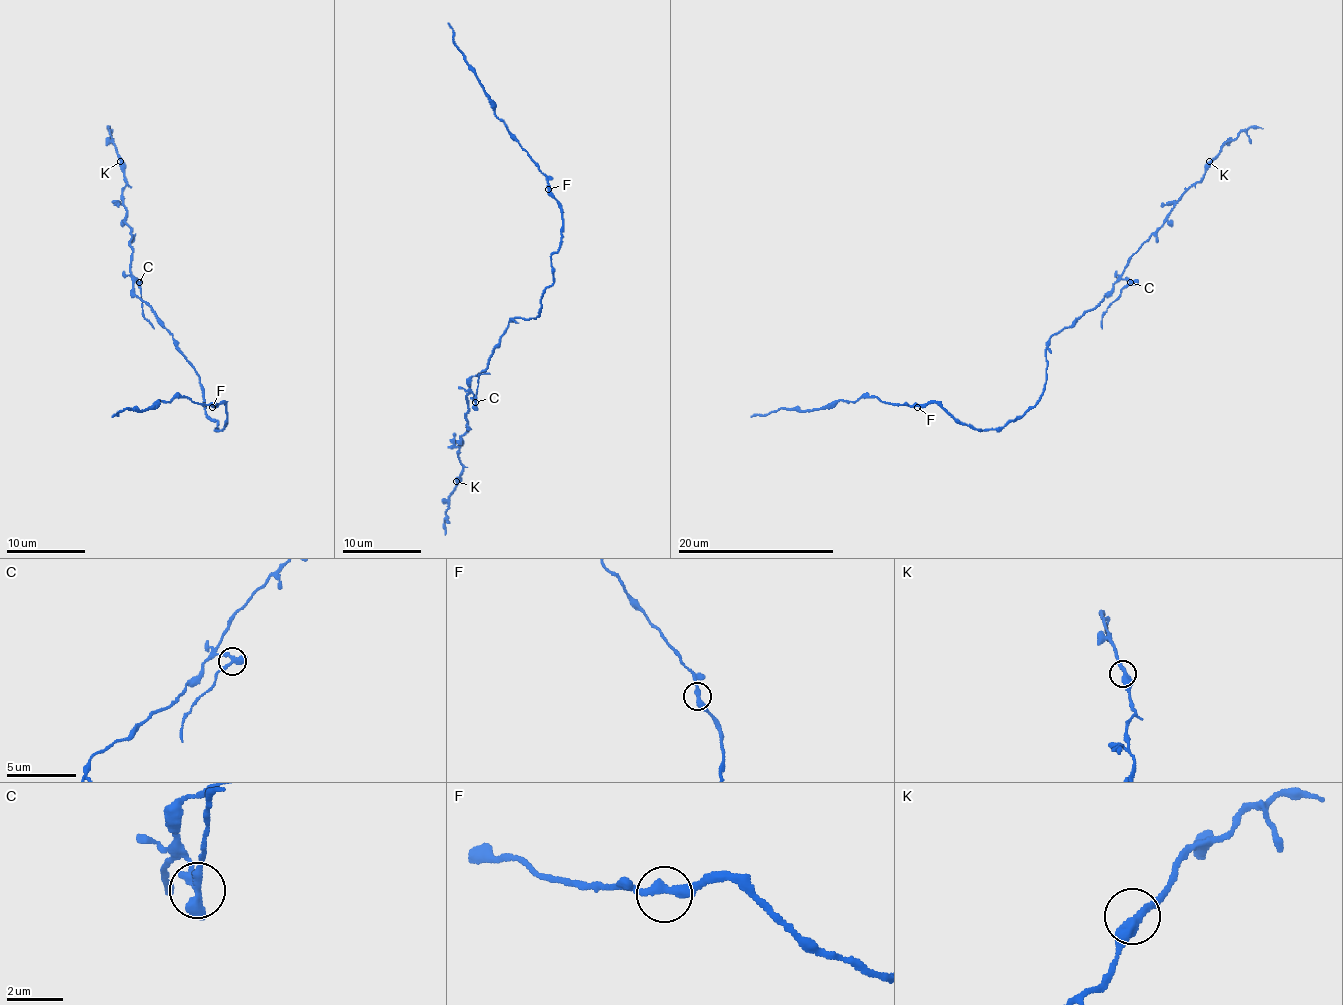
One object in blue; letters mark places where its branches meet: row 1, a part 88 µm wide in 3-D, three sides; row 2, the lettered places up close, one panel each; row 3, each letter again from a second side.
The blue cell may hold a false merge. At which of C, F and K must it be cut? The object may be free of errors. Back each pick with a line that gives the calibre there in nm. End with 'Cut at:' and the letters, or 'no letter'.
C: calibre 400 nm
Cut at: C

